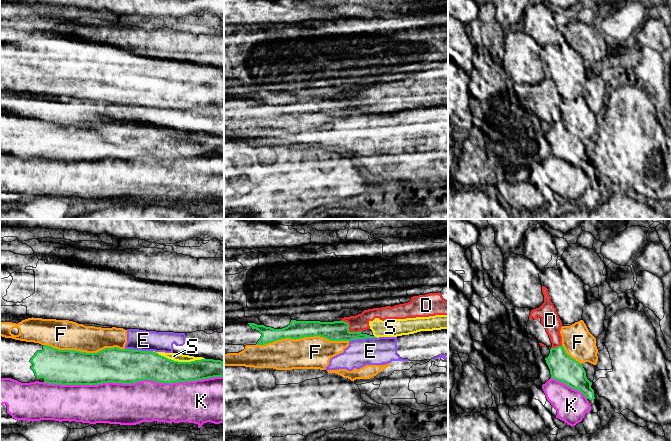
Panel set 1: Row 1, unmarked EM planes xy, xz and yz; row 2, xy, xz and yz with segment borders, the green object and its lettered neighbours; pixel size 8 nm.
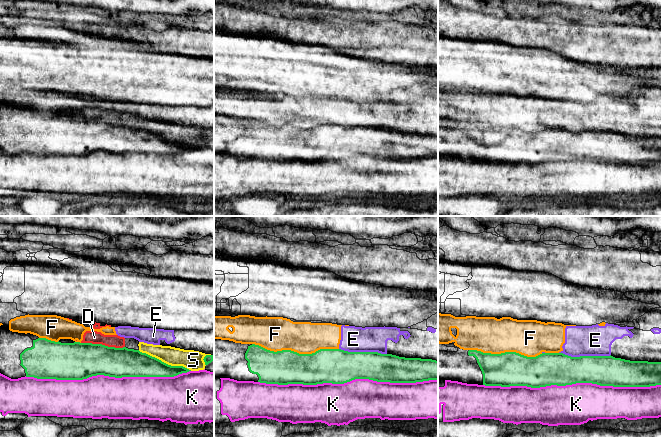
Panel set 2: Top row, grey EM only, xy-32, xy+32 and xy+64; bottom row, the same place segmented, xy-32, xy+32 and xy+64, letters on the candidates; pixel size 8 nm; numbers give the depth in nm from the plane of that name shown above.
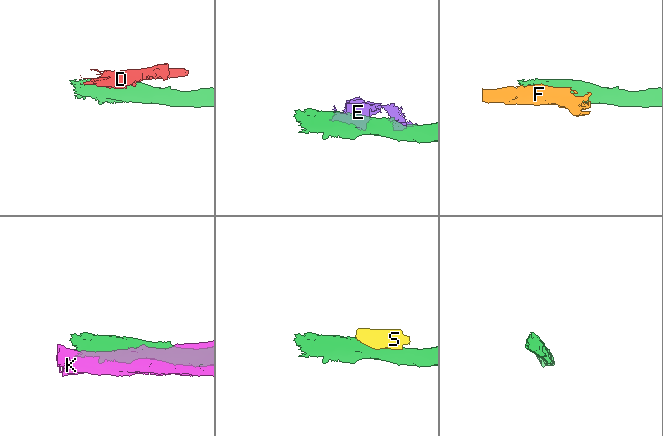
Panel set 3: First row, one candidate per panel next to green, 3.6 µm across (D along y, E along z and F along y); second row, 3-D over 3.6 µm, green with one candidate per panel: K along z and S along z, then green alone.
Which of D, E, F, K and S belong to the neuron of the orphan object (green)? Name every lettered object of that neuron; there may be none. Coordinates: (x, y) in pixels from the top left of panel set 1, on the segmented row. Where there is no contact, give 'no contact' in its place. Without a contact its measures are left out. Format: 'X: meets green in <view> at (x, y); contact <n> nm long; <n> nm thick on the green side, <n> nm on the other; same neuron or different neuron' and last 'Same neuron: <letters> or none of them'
D: meets green in xz at (348, 329); contact 200 nm long; 160 nm thick on the green side, 140 nm on the other; different neuron
E: meets green in xy at (139, 350); contact 220 nm long; 280 nm thick on the green side, 170 nm on the other; different neuron
F: meets green in xz at (302, 337); contact 750 nm long; 150 nm thick on the green side, 260 nm on the other; different neuron
K: meets green in xy at (133, 382); contact 1450 nm long; 280 nm thick on the green side, 340 nm on the other; different neuron
S: meets green in xy at (177, 361); contact 420 nm long; 240 nm thick on the green side, 60 nm on the other; different neuron
Same neuron: none of them

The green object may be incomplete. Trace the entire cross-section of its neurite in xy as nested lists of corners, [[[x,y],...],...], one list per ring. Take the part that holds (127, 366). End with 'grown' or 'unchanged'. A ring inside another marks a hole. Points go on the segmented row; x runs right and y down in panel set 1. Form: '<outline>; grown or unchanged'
[[[0,336],[0,378],[11,378],[21,383],[45,382],[61,385],[98,385],[102,383],[133,384],[143,380],[159,383],[178,383],[224,377],[224,364],[221,360],[201,359],[191,362],[178,362],[168,359],[153,351],[133,349],[105,348],[97,353],[76,350],[59,350],[47,345],[26,342]]]; grown

